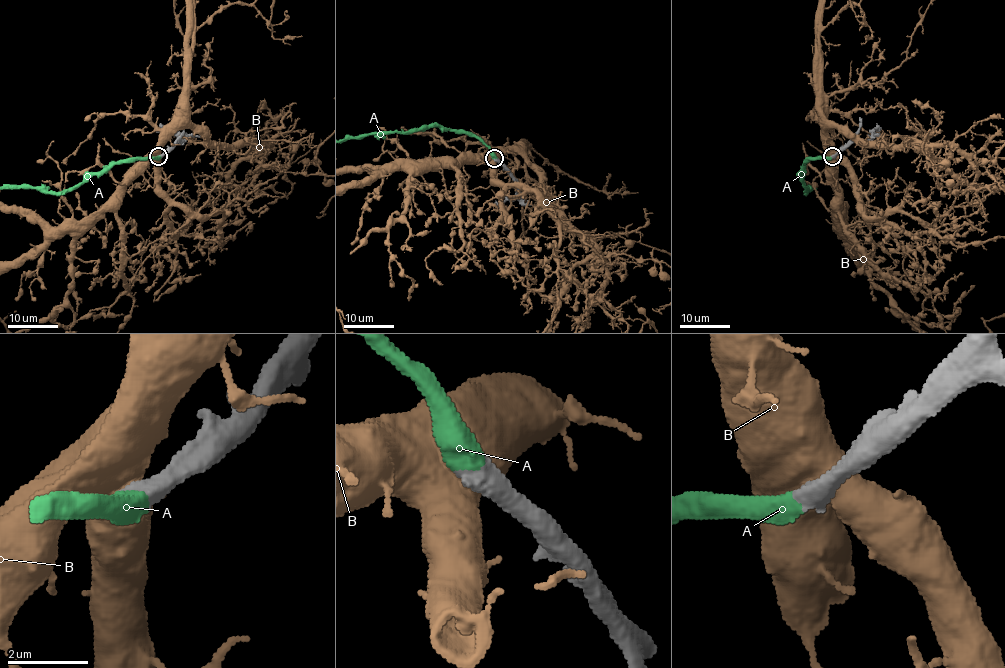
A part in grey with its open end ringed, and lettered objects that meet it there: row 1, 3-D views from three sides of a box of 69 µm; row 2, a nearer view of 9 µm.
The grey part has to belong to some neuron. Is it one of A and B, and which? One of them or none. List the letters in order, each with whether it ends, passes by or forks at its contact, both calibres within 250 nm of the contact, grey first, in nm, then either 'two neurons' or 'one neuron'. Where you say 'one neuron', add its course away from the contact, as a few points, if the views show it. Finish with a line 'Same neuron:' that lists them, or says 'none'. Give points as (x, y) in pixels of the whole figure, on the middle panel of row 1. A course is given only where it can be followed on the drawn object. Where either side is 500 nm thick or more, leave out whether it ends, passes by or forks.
A: 600 nm thick on the grey side, 650 nm on the other; one neuron
B: 650 nm thick on the grey side, 800 nm on the other; two neurons
Same neuron: A

